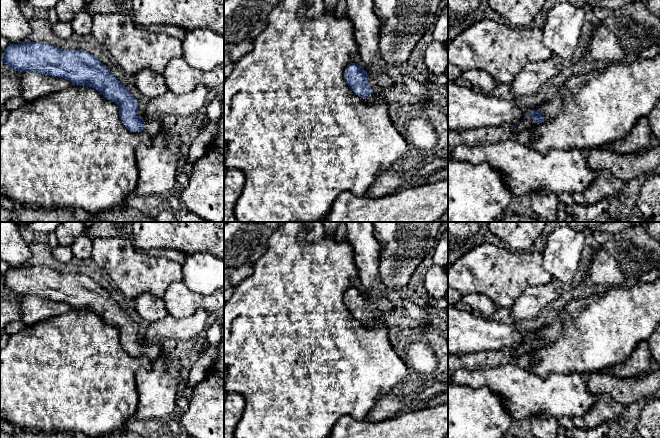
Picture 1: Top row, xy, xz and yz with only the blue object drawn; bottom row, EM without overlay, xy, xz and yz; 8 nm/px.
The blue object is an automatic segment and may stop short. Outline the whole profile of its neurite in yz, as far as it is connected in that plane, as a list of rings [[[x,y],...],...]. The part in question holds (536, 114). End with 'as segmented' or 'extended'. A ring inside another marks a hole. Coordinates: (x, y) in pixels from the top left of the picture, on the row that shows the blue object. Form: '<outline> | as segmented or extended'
[[[533,110],[529,112],[522,120],[518,121],[514,127],[516,131],[522,131],[524,129],[530,131],[536,127],[537,124],[546,121],[547,119],[542,115],[539,110]]] | extended

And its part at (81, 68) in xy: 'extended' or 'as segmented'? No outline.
extended

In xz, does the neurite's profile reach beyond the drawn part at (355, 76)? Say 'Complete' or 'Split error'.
Split error

